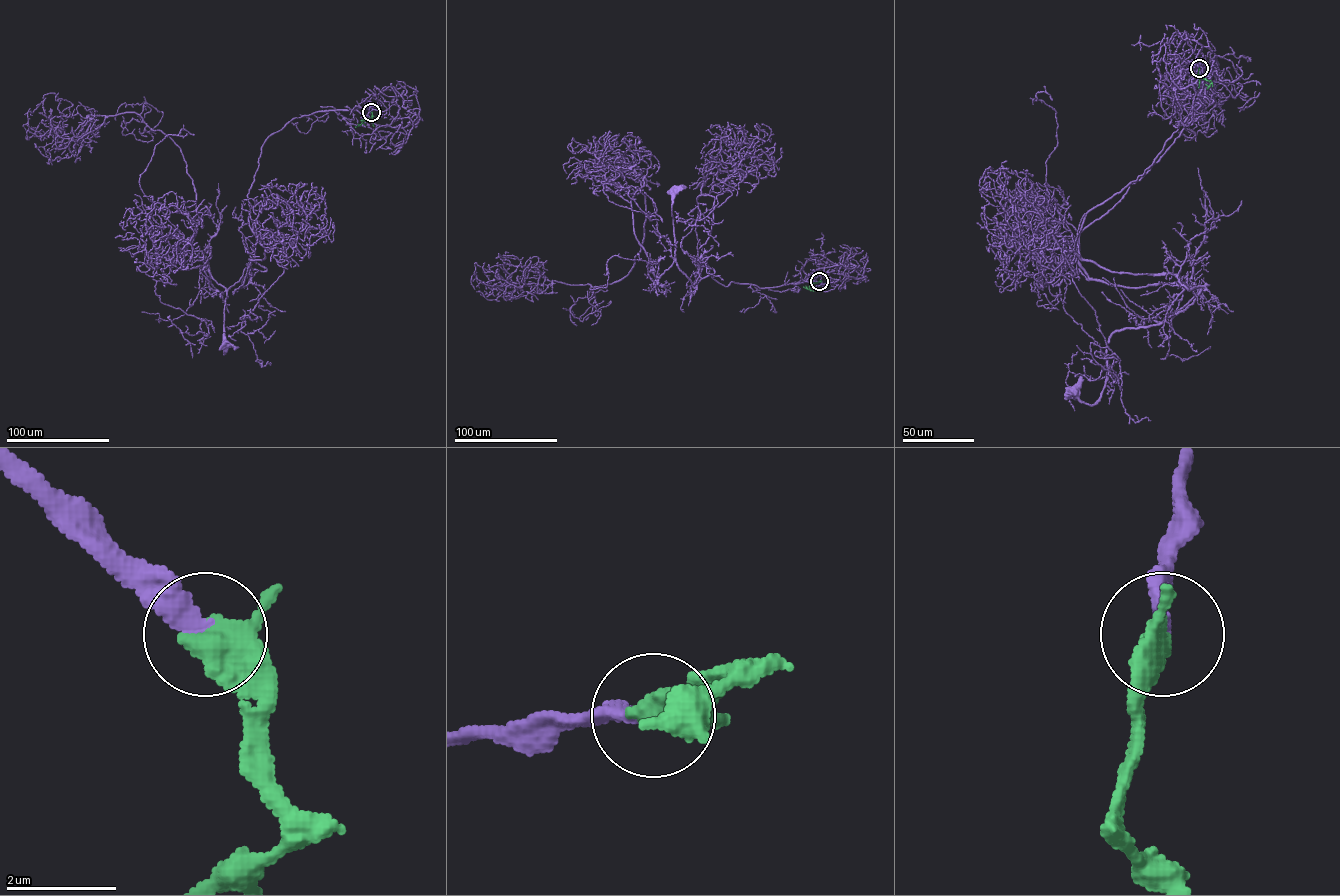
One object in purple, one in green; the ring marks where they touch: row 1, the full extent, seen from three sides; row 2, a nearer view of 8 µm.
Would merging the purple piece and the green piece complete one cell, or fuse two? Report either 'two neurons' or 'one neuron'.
one neuron

